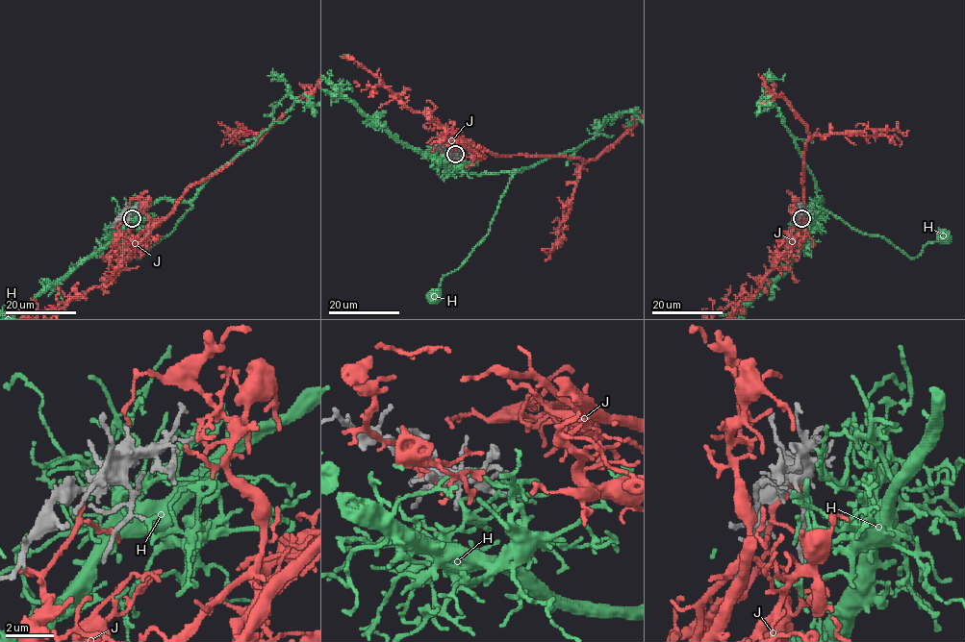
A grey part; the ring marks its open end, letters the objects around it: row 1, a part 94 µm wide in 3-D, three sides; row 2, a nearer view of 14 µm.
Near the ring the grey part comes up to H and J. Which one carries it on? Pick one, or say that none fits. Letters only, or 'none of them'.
H

